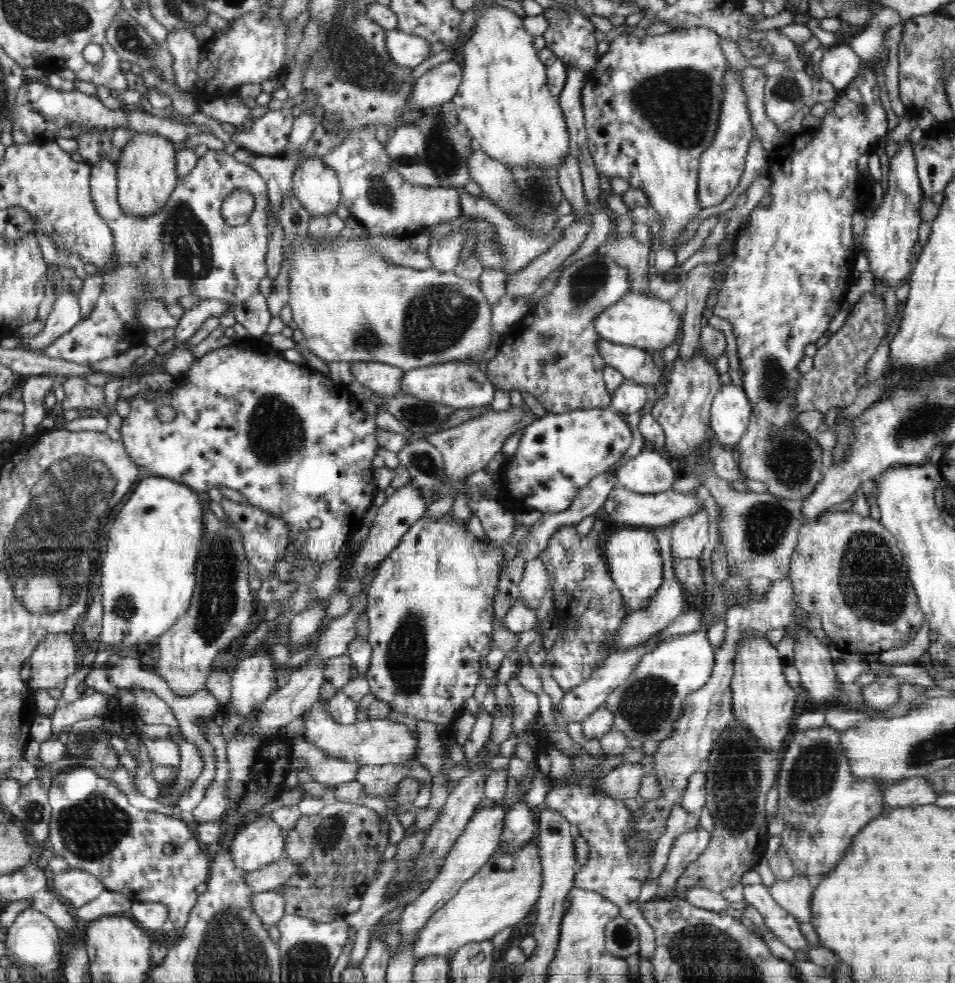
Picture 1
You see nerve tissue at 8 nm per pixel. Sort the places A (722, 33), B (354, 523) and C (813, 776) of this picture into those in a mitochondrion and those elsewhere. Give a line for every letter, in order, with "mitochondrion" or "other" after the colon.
A: other
B: other
C: mitochondrion

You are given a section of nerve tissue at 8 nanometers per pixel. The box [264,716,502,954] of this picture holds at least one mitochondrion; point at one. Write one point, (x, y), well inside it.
(328, 832)

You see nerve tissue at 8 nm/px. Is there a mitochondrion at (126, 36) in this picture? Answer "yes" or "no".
yes

